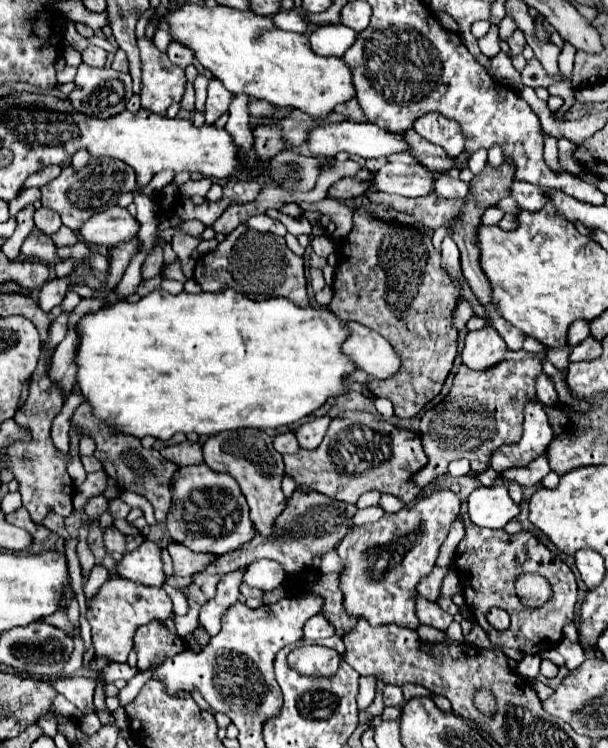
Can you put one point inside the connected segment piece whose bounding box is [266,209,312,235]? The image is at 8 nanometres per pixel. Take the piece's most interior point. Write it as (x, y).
(295, 225)

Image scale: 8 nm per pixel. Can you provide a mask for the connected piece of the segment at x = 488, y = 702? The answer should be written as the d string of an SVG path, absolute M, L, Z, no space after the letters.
M480 691L480 693L474 697L474 703L478 705L478 709L480 709L482 713L494 713L496 703L494 703L492 693L488 693L488 691Z

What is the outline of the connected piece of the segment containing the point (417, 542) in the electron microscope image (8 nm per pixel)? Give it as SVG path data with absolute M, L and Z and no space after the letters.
M436 489L398 513L386 513L376 523L358 525L338 545L344 571L340 591L348 617L368 621L372 627L396 623L416 629L416 585L434 569L438 549L460 513L460 499L450 489Z

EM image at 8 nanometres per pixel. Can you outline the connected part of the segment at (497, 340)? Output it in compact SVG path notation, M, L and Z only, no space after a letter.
M486 325L478 331L470 331L466 335L466 345L462 349L462 361L470 369L488 369L500 361L506 359L546 359L546 351L542 353L526 353L526 351L512 351L502 341L500 333L492 329L492 325Z

